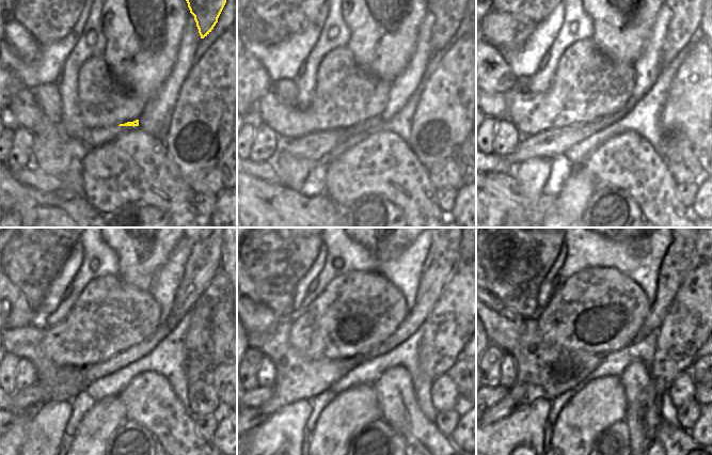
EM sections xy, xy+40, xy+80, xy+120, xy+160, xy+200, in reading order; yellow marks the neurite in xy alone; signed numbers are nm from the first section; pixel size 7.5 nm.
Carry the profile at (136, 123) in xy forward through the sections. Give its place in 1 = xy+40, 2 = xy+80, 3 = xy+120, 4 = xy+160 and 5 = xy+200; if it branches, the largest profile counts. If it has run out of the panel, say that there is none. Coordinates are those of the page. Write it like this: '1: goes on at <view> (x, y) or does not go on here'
1: goes on at xy+40 (315, 145)
2: goes on at xy+80 (547, 145)
3: goes on at xy+120 (205, 249)
4: goes on at xy+160 (443, 255)
5: goes on at xy+200 (678, 257)

